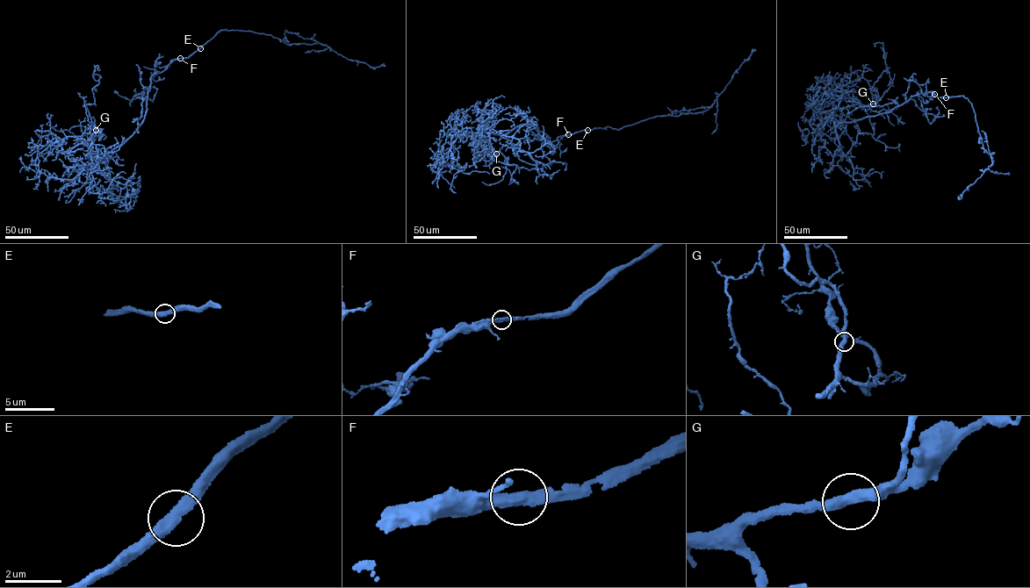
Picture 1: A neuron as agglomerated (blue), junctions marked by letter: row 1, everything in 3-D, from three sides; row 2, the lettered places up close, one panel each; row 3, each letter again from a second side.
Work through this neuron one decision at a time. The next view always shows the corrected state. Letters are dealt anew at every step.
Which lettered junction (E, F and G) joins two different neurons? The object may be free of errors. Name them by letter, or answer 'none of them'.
none of them

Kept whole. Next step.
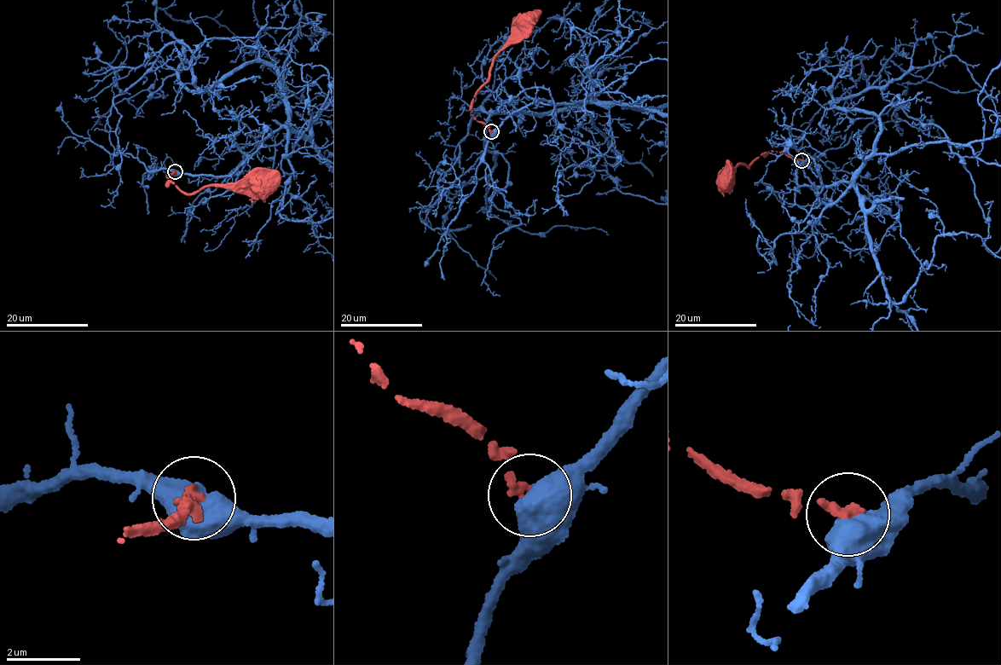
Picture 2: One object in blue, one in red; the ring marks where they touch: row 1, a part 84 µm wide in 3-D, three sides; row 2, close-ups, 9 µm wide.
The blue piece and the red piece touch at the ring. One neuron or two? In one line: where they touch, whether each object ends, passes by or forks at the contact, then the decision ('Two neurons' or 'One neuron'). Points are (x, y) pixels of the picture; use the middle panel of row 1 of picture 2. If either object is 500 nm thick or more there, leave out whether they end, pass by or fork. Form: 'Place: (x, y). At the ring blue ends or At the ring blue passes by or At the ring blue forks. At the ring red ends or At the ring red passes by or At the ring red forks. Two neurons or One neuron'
Place: (491, 131). Two neurons

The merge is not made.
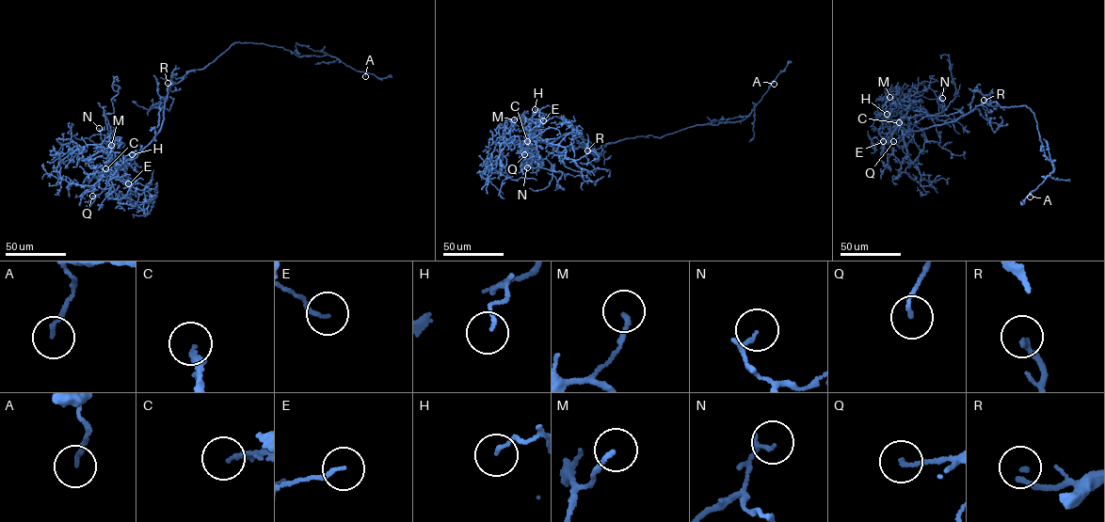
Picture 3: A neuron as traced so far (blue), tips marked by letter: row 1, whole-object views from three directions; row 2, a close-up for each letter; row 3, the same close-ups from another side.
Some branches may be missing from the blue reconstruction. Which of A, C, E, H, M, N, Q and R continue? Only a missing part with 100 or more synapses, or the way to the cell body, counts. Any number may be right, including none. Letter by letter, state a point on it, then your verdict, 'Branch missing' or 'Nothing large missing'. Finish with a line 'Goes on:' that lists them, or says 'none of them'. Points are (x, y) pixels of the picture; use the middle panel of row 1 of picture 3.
A: Place: (774, 84). Nothing large missing
C: Place: (527, 141). Branch missing
E: Place: (543, 120). Nothing large missing
H: Place: (535, 109). Nothing large missing
M: Place: (514, 119). Nothing large missing
N: Place: (527, 167). Nothing large missing
Q: Place: (524, 154). Nothing large missing
R: Place: (587, 150). Nothing large missing
Goes on: C

